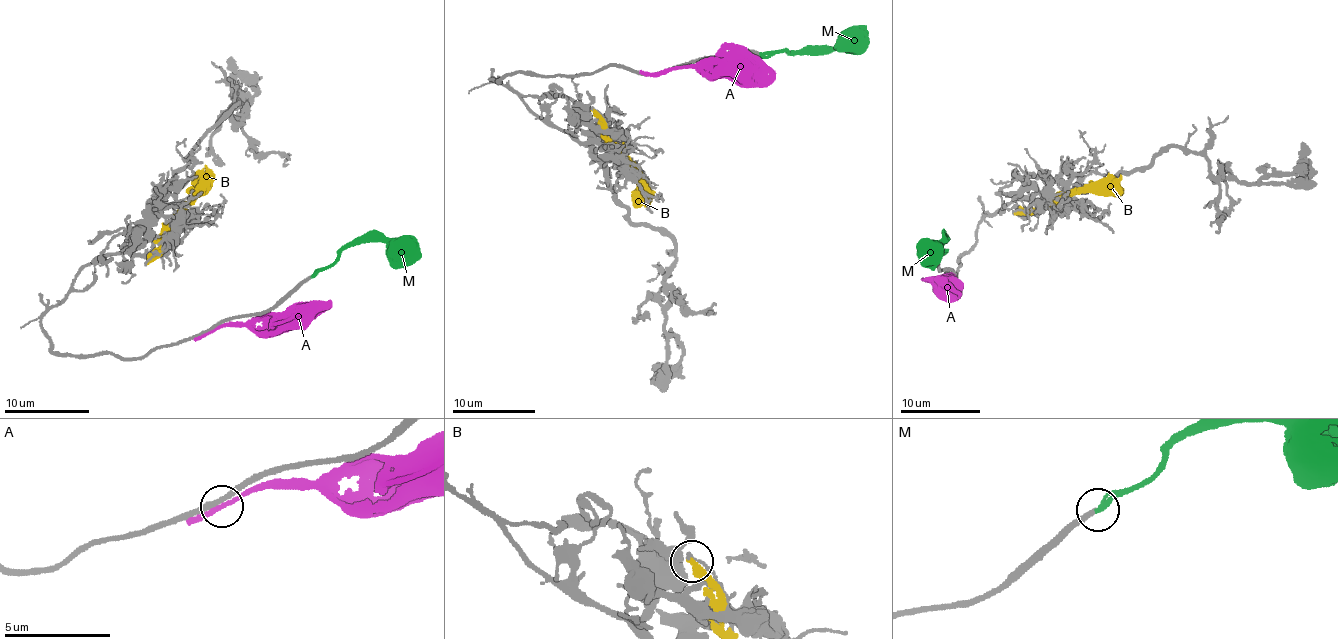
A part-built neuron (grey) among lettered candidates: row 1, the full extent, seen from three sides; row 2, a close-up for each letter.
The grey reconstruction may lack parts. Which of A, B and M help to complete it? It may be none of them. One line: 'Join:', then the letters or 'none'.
Join: M

